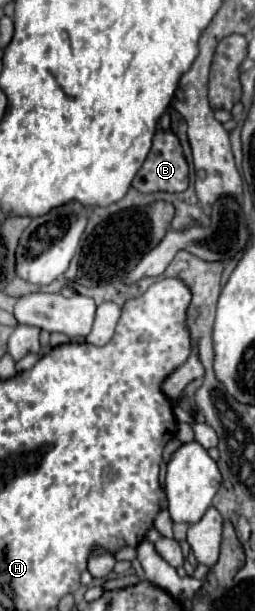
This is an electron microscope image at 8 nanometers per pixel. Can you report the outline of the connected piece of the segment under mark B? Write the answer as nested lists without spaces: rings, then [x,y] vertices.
[[[157,129],[153,147],[133,183],[139,193],[179,193],[189,187],[189,165],[179,137],[171,129]]]

